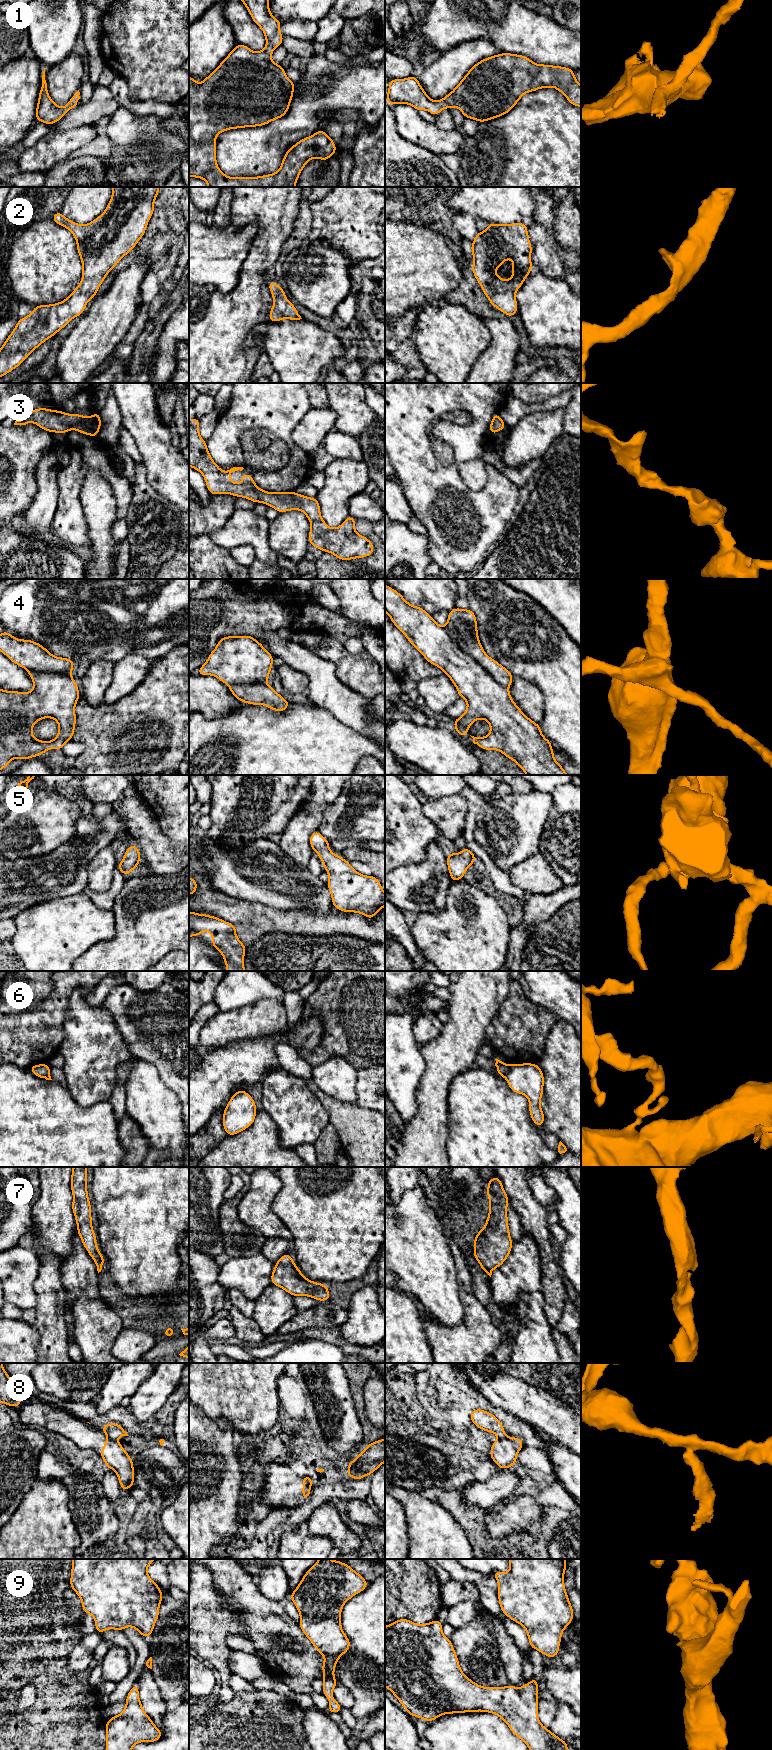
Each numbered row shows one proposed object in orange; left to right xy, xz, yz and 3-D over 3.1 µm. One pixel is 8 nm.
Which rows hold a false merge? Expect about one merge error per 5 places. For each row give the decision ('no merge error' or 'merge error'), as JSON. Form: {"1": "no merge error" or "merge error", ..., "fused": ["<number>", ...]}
{"1": "no merge error", "2": "no merge error", "3": "no merge error", "4": "merge error", "5": "no merge error", "6": "merge error", "7": "no merge error", "8": "merge error", "9": "no merge error", "fused": ["4", "6", "8"]}

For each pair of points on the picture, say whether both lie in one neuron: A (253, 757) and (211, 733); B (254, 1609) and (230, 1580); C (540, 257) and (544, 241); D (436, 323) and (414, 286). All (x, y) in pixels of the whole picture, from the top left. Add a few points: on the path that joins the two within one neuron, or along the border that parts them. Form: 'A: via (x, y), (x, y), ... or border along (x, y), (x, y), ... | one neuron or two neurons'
A: via (244, 746), (228, 734), (222, 734) | one neuron
B: via (248, 1602), (237, 1587) | one neuron
C: via (543, 253), (543, 245) | one neuron
D: border along (442, 301), (427, 303), (422, 307) | two neurons

